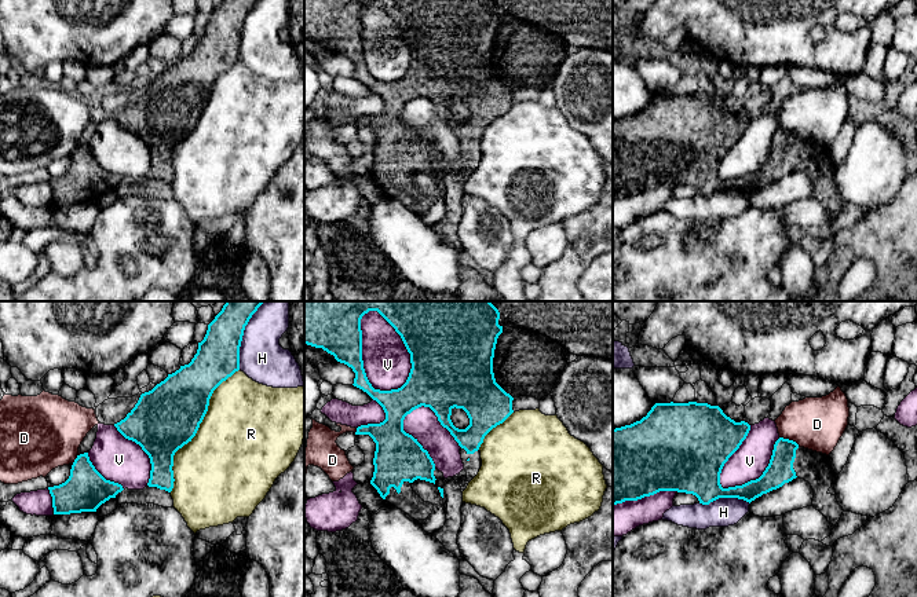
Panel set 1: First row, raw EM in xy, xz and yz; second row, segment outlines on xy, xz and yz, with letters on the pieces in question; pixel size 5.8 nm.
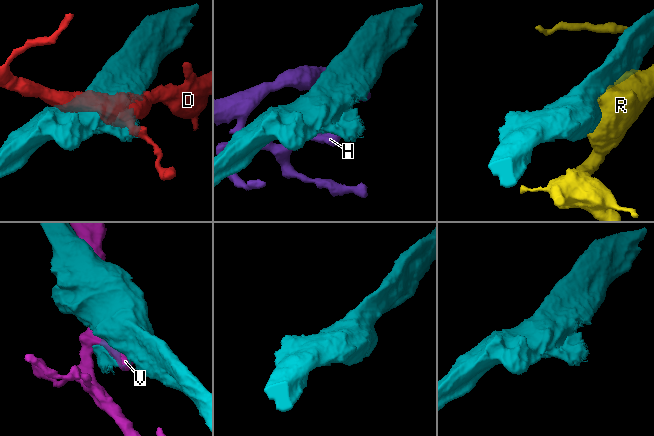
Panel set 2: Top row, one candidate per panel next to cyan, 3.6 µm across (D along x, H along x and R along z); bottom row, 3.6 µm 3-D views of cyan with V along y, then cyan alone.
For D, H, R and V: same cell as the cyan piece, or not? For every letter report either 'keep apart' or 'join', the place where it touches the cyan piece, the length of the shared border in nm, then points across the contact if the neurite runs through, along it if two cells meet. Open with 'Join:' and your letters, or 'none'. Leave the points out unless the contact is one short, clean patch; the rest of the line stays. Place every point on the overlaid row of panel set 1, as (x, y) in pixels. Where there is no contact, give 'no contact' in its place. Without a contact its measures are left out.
Join: none
D: keep apart | yz (788, 439) | 130 nm | along yz (780, 436), (792, 439), (799, 444)
H: keep apart | xy (243, 334) | 420 nm
R: keep apart | xy (197, 429) | 800 nm
V: keep apart | xz (405, 345) | 500 nm

